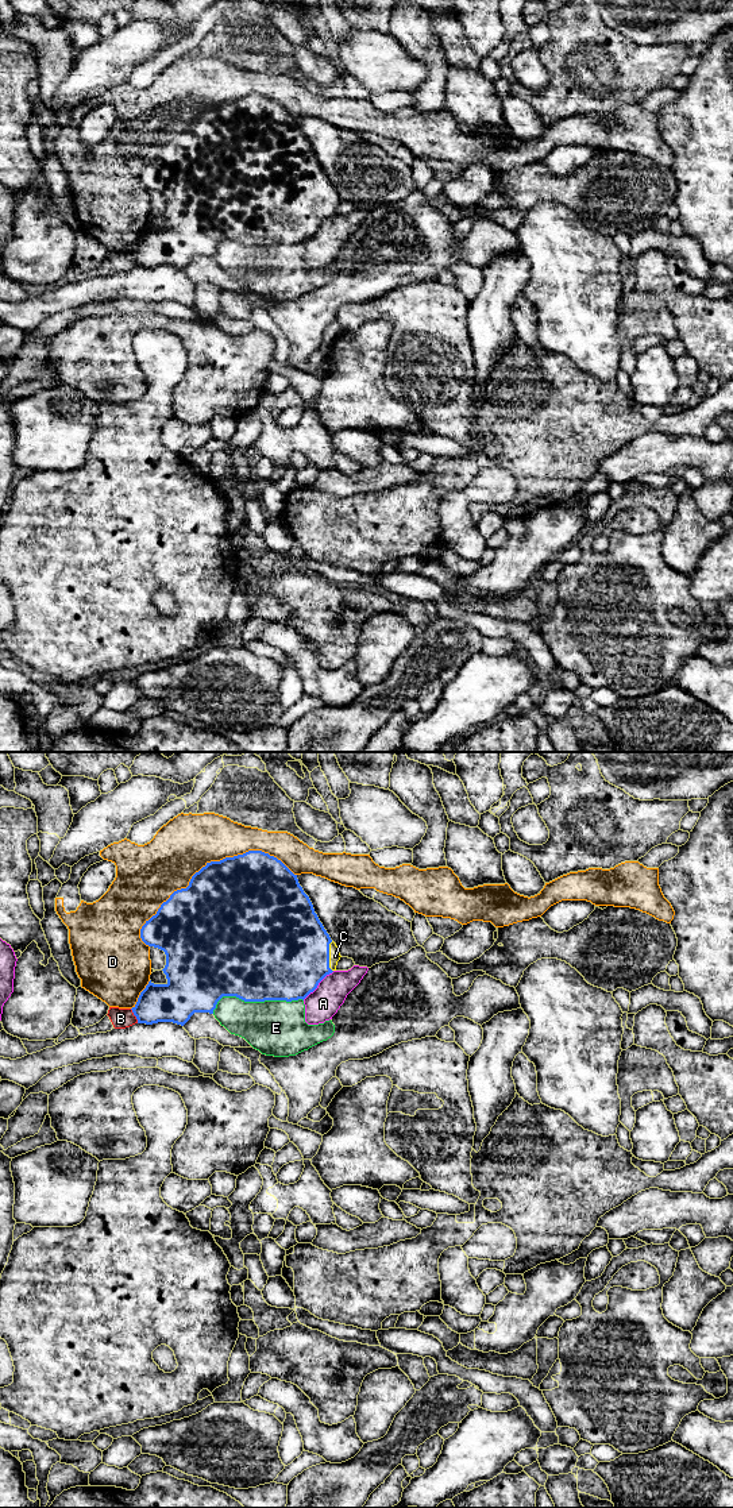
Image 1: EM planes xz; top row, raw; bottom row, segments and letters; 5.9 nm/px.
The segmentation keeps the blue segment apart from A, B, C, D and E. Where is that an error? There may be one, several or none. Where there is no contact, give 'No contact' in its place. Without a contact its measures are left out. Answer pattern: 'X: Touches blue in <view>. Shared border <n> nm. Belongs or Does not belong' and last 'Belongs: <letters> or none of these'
A: Touches blue in xz. Shared border 260 nm. Does not belong
B: Touches blue in xz. Shared border 100 nm. Does not belong
C: Touches blue in xz. Shared border 180 nm. Belongs
D: Touches blue in xz. Shared border 1000 nm. Does not belong
E: Touches blue in xz. Shared border 550 nm. Does not belong
Belongs: C

